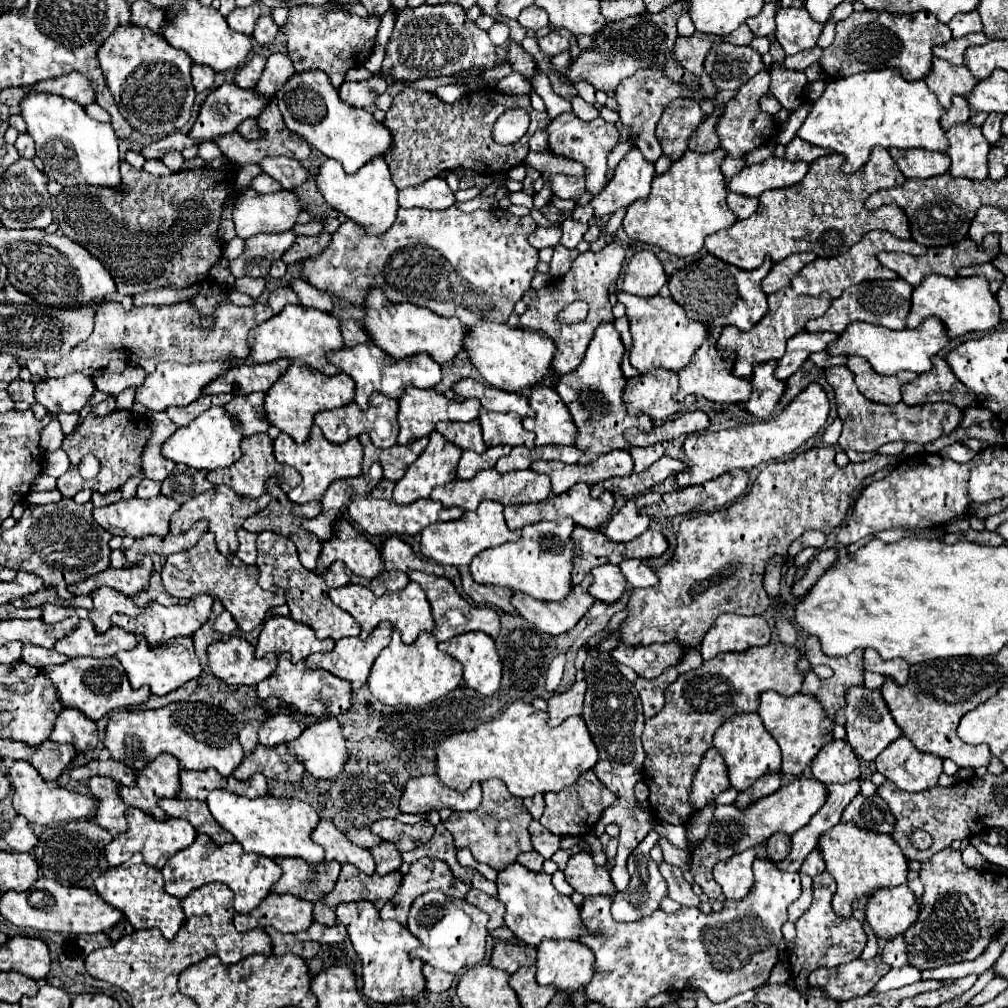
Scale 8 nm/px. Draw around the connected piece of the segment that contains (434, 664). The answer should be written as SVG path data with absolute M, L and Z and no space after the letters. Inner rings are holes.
M394 630L390 644L380 652L376 658L370 676L368 676L368 688L382 704L388 706L424 706L440 696L448 694L450 690L458 688L462 682L462 666L456 662L456 658L444 654L438 650L438 640L434 634L420 634L420 638L414 644L404 644L400 638L400 632Z

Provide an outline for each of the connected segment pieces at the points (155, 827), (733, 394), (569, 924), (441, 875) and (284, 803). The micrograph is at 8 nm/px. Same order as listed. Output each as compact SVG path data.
M128 808L126 810L126 820L128 820L128 830L122 832L118 838L114 838L108 846L106 846L106 860L110 866L120 866L124 864L126 860L132 858L132 854L140 852L144 856L144 862L148 866L154 866L154 868L164 868L164 864L178 852L178 850L184 850L188 848L194 838L196 838L196 830L192 828L190 822L184 822L184 820L176 820L176 818L170 818L166 822L158 822L154 820L152 816L148 816L146 812L138 810L138 808Z
M708 336L704 340L704 344L696 350L692 360L678 372L680 392L704 396L704 398L708 398L712 402L720 402L720 404L744 404L752 396L752 382L750 382L750 378L734 376L732 368L734 368L734 356L730 356L728 360L722 360L716 350L716 340L712 336Z
M514 862L506 870L498 872L498 900L506 906L506 926L520 938L526 946L540 946L544 938L568 938L578 940L584 934L590 934L580 918L580 908L570 900L570 896L560 894L546 872L530 872L528 868Z
M420 858L410 866L410 872L404 876L400 890L394 894L394 898L380 910L382 920L396 920L402 926L406 926L408 912L414 904L414 900L426 892L440 890L442 894L450 898L460 898L468 894L470 886L464 882L452 878L452 872L448 866L438 858Z
M212 790L206 804L216 822L242 844L244 852L254 852L266 858L302 858L310 864L324 862L324 848L314 844L310 838L320 816L310 804L298 798L274 798L270 794L246 798L228 790Z

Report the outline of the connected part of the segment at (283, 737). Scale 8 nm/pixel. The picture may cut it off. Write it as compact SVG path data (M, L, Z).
M276 714L266 720L258 732L258 740L264 746L278 746L296 740L302 734L298 722L290 714Z

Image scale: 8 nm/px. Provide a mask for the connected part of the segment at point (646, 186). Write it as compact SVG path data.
M630 150L616 166L616 172L604 188L604 194L590 202L590 206L594 208L594 216L600 218L604 214L626 208L636 200L648 198L654 176L654 164L646 162L640 150Z

